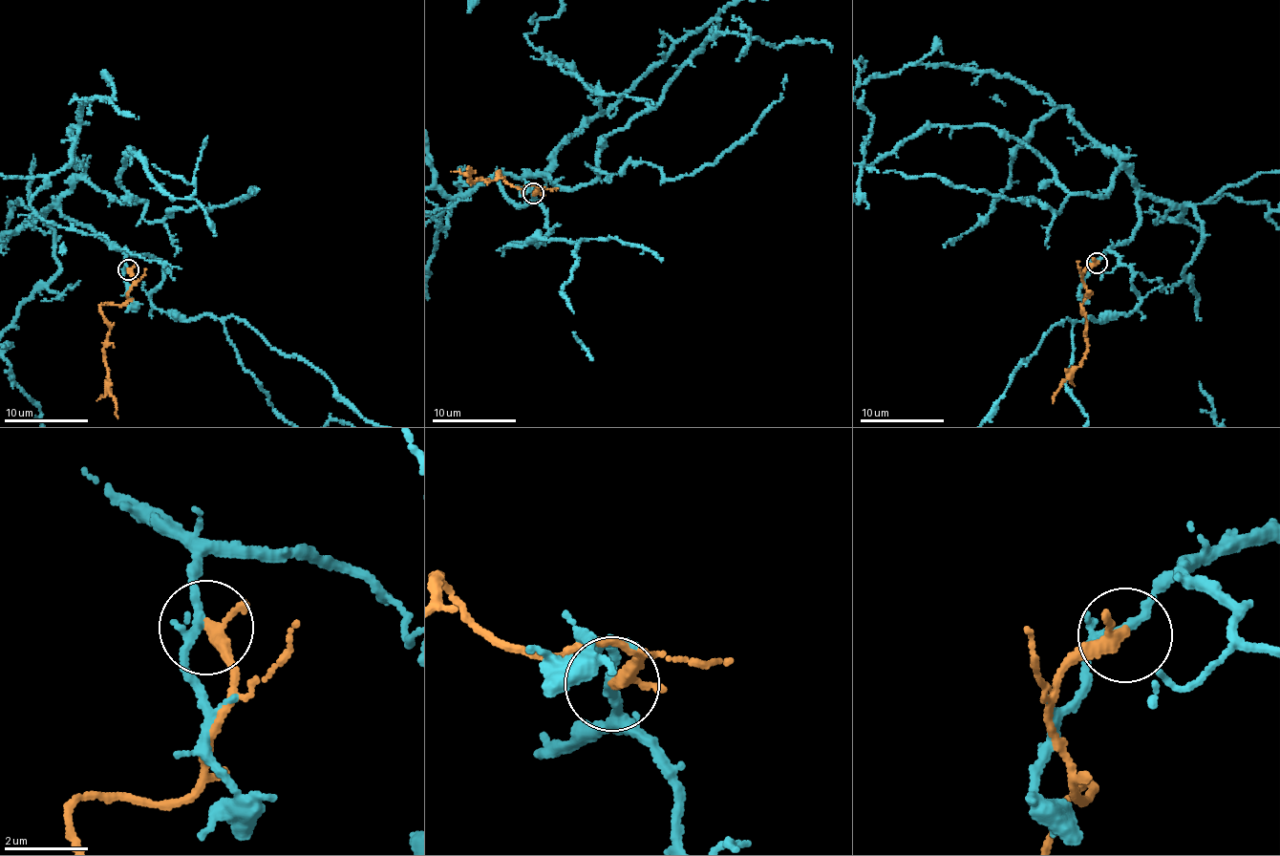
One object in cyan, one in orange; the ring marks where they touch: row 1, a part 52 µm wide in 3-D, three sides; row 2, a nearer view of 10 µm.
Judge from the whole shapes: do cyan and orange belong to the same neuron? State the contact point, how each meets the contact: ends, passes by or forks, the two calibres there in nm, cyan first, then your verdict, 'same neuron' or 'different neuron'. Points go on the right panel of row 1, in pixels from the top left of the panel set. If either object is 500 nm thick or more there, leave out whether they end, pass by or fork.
place (1097, 263); cyan passes by; orange passes by; calibres 190 and 240 nm; different neuron

